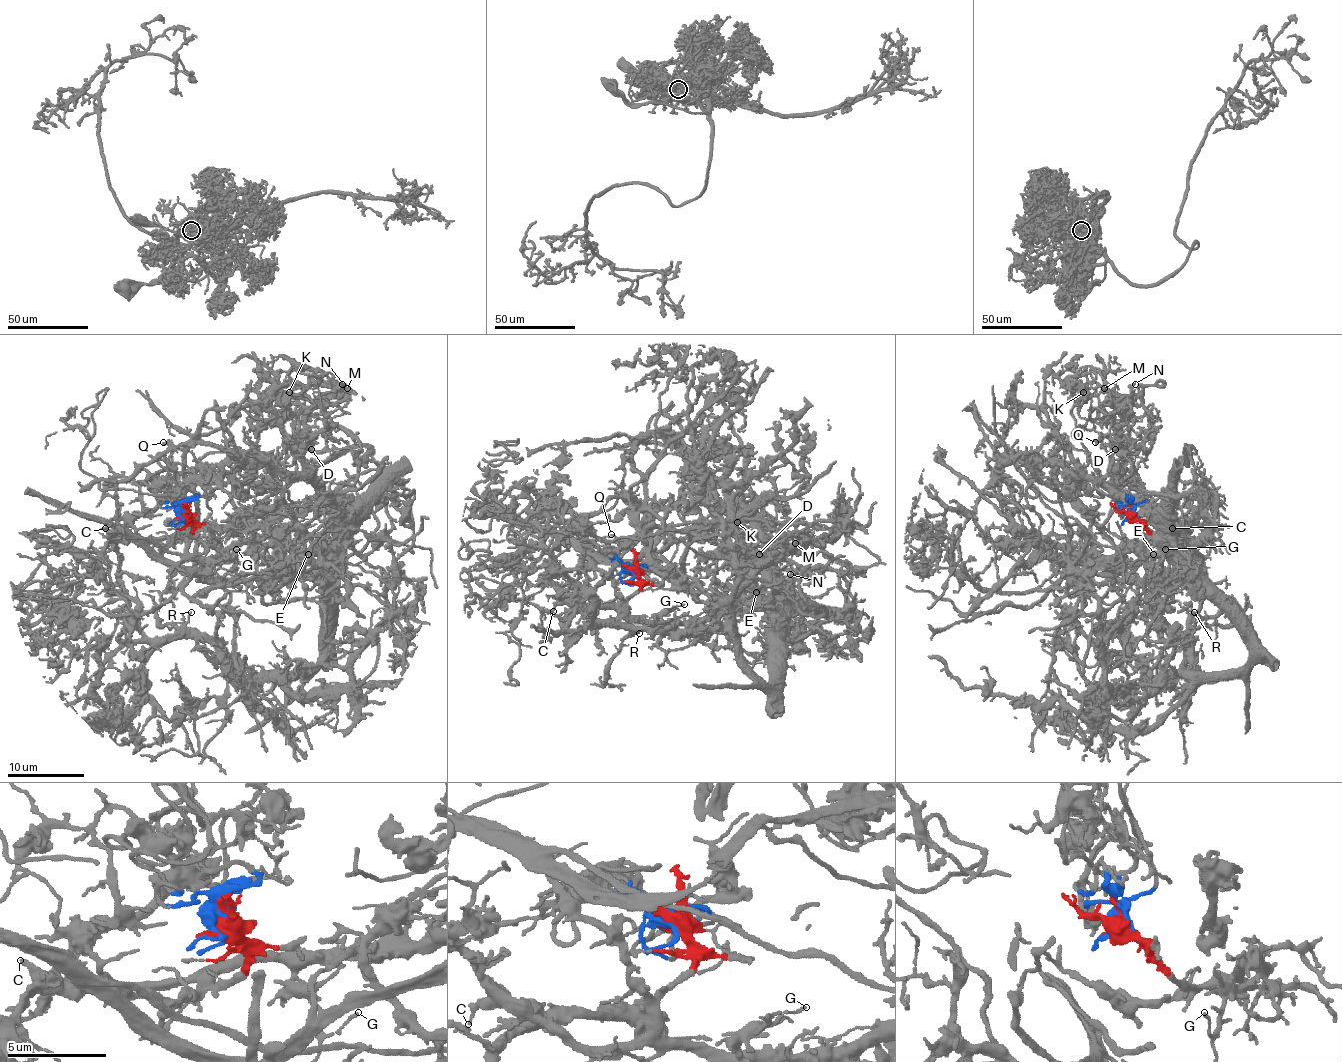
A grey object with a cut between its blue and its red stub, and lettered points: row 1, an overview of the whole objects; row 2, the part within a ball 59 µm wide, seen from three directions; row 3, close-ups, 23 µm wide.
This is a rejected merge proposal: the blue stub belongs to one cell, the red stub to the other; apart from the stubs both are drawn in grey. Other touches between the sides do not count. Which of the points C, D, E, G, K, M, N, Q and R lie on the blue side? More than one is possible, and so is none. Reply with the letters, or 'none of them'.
D, K, M, N, Q

